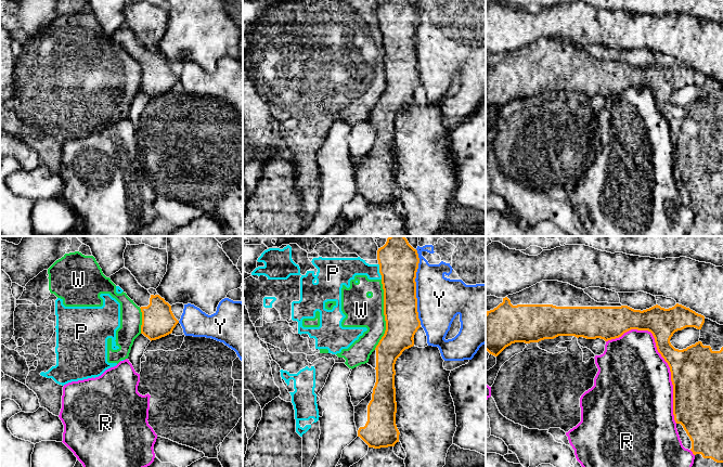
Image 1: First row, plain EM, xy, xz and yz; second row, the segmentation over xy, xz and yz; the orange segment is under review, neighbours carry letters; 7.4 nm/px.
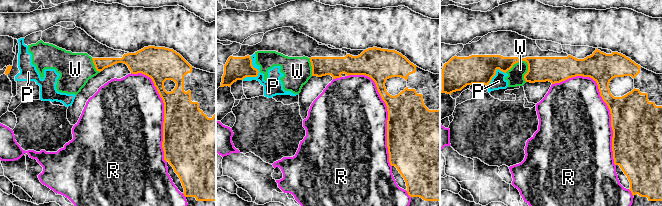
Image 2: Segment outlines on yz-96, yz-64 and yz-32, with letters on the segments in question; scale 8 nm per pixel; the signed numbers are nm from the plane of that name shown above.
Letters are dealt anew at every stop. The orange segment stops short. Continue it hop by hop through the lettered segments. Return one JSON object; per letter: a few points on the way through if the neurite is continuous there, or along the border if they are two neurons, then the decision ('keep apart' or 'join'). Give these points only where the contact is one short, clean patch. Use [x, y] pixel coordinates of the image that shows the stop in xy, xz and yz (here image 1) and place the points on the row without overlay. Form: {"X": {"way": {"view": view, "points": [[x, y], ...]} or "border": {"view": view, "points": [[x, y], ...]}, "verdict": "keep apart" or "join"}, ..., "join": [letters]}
{"P": {"border": {"view": "xz", "points": [[378, 21], [378, 29], [382, 36]]}, "verdict": "keep apart"}, "R": {"verdict": "keep apart"}, "W": {"border": {"view": "xz", "points": [[382, 37], [385, 90], [374, 106]]}, "verdict": "keep apart"}, "Y": {"verdict": "keep apart"}, "join": []}

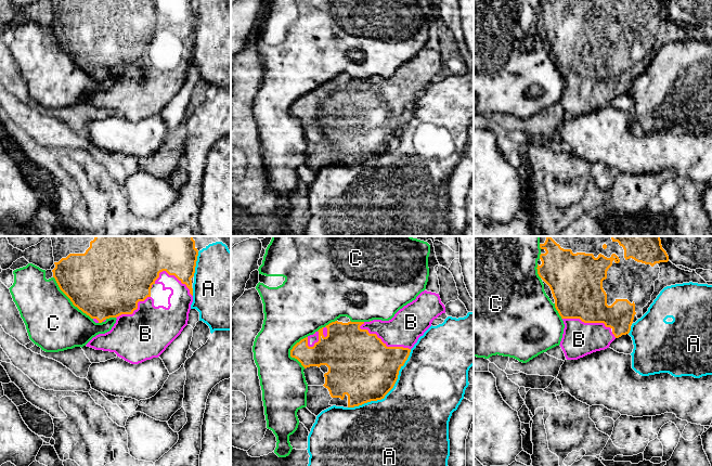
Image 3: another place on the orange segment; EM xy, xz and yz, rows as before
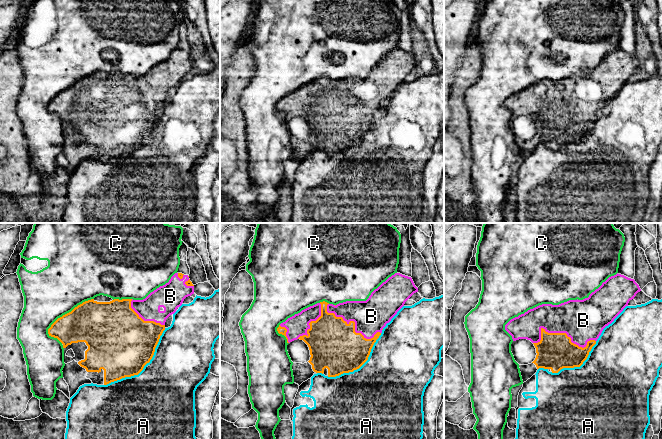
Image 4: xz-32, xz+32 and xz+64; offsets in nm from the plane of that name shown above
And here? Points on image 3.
{"A": {"verdict": "keep apart"}, "B": {"verdict": "join"}, "C": {"verdict": "keep apart"}, "join": ["B"]}

